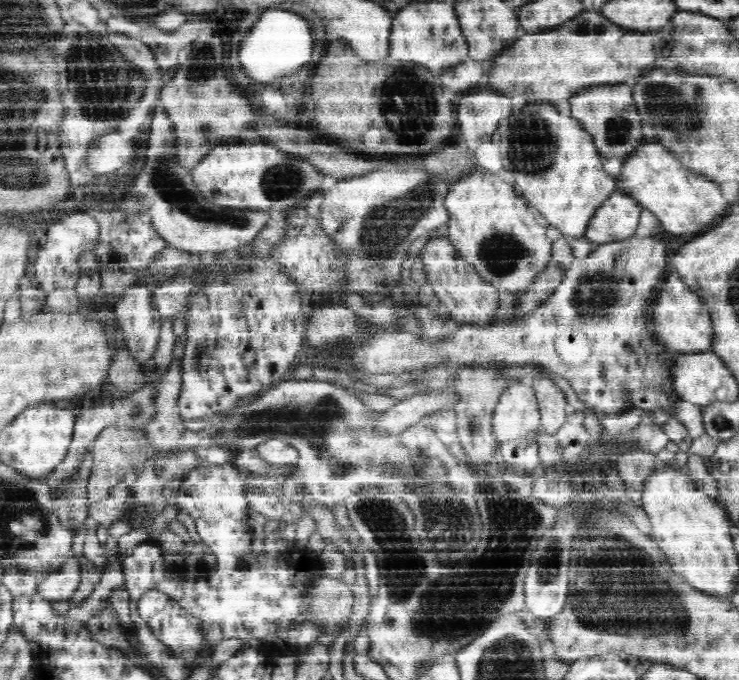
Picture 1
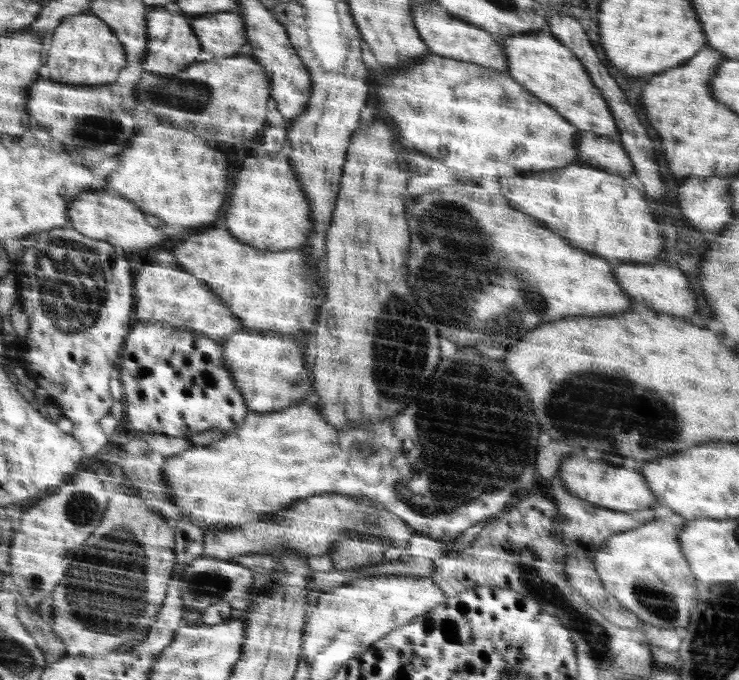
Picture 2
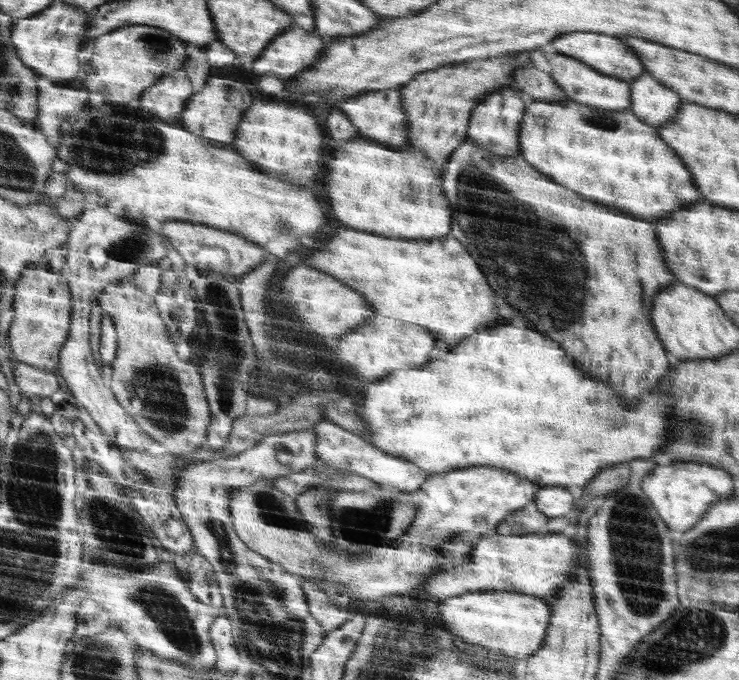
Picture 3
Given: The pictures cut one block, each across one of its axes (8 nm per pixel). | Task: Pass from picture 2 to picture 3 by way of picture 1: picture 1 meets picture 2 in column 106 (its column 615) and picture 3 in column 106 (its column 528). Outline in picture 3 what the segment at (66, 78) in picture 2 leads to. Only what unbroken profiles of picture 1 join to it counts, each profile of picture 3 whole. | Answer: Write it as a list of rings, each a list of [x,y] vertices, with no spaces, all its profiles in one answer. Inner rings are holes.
[[[128,26],[118,32],[100,36],[94,42],[92,74],[88,76],[86,86],[90,91],[100,92],[108,102],[130,102],[146,88],[154,86],[156,80],[184,68],[188,61],[183,39],[168,30],[157,26]]]

